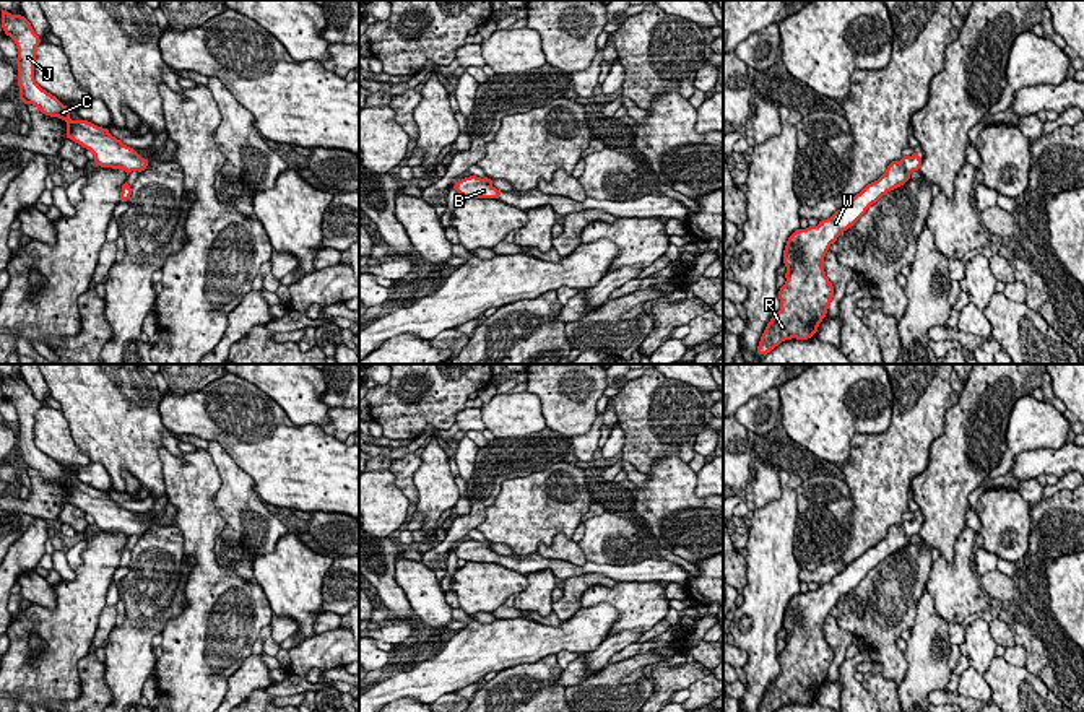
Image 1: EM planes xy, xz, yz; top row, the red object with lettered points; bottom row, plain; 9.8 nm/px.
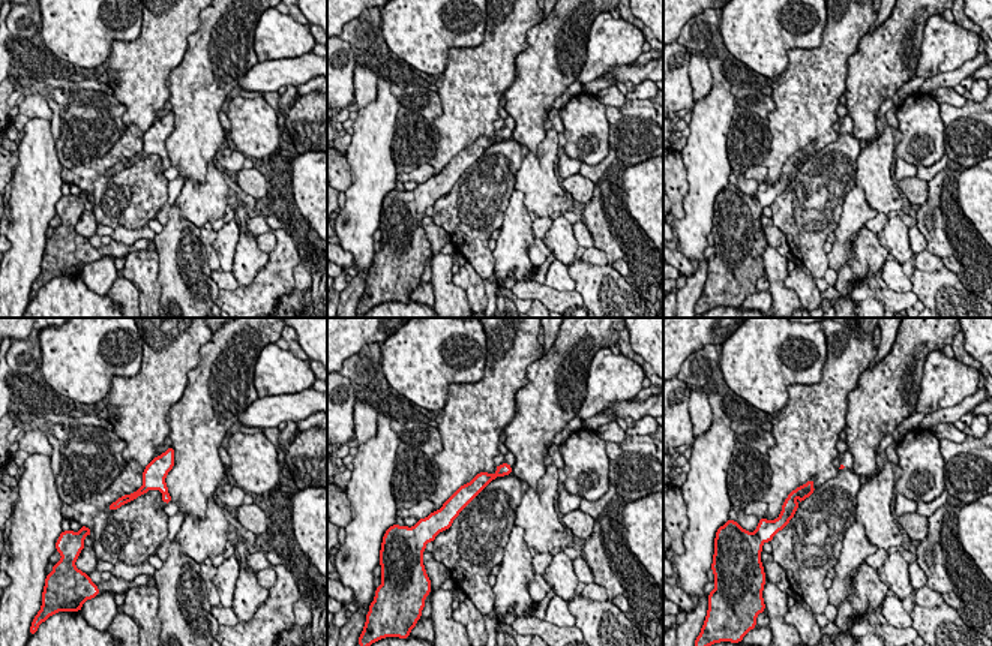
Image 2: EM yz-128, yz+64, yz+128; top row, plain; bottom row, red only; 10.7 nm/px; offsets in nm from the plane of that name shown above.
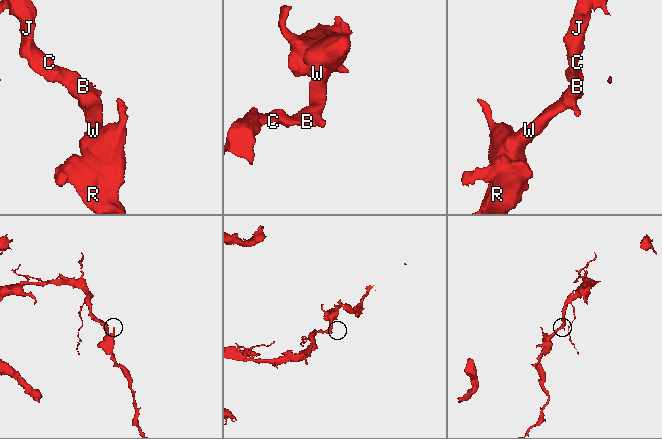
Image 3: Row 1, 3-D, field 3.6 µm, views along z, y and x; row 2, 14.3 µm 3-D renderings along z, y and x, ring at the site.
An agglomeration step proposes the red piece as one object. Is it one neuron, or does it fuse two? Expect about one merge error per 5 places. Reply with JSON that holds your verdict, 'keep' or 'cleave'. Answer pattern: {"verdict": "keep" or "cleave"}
{"verdict": "keep"}

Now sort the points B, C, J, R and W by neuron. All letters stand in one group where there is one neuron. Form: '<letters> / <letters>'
B C J R W

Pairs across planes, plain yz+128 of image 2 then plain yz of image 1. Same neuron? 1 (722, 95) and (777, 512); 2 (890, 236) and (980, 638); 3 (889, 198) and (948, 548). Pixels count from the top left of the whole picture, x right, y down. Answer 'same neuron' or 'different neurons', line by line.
1: same neuron
2: same neuron
3: different neurons

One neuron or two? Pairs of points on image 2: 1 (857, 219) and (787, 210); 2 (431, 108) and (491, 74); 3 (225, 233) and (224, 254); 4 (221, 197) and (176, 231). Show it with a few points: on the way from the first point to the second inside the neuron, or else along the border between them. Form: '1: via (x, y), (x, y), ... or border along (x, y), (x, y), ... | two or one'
1: border along (853, 185), (844, 200), (842, 213), (833, 231) | two
2: border along (435, 92), (441, 107), (435, 119), (440, 138) | two
3: via (225, 237), (225, 249) | one
4: border along (173, 204), (200, 230) | two

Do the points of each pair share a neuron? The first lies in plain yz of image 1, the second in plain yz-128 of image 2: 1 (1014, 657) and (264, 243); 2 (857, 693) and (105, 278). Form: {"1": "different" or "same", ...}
{"1": "same", "2": "different"}

